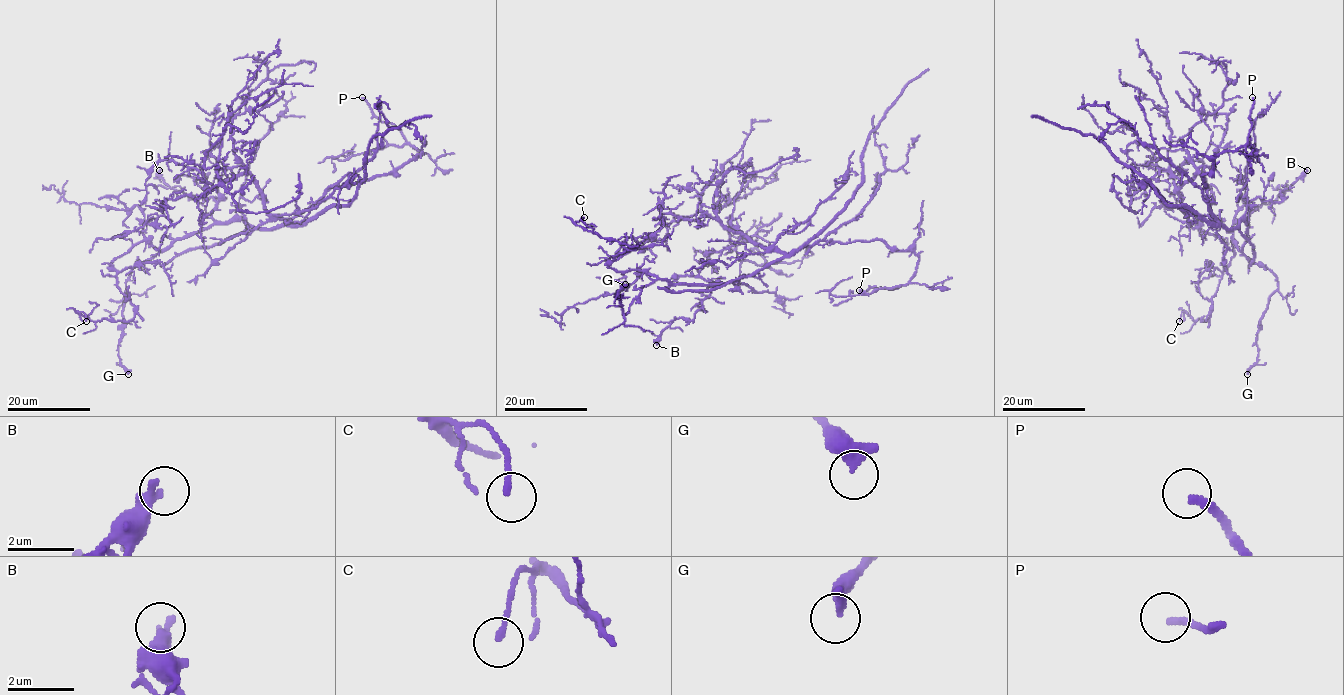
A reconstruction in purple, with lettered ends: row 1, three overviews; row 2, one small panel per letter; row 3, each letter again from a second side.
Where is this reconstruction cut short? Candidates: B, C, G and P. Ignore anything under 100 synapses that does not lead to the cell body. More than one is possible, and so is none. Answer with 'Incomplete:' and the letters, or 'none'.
Incomplete: none

